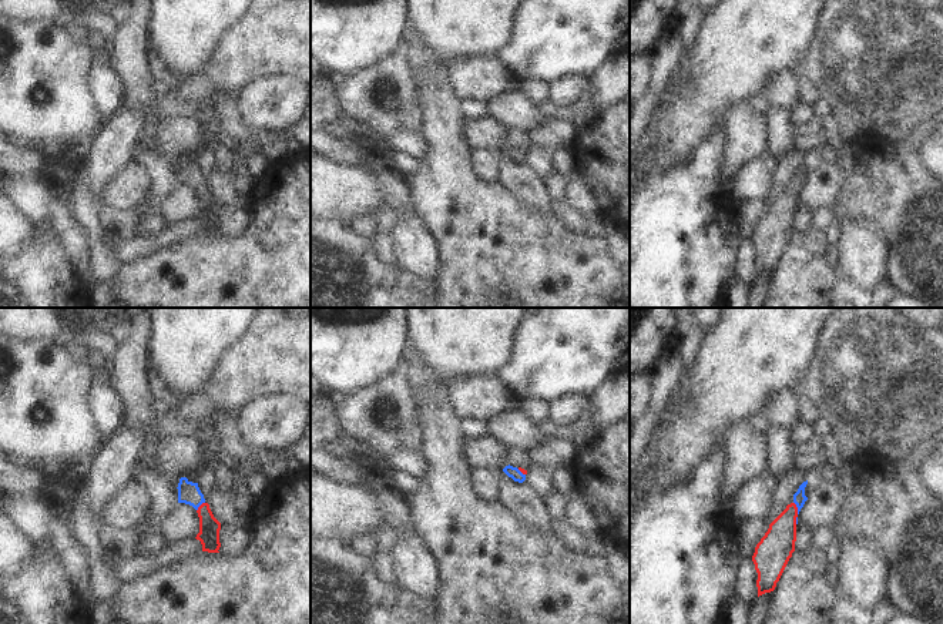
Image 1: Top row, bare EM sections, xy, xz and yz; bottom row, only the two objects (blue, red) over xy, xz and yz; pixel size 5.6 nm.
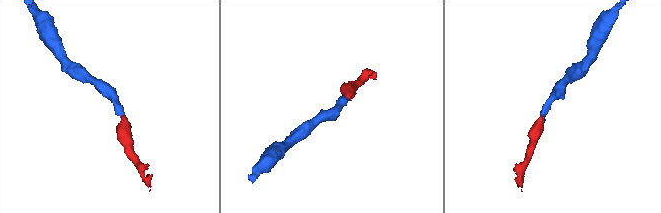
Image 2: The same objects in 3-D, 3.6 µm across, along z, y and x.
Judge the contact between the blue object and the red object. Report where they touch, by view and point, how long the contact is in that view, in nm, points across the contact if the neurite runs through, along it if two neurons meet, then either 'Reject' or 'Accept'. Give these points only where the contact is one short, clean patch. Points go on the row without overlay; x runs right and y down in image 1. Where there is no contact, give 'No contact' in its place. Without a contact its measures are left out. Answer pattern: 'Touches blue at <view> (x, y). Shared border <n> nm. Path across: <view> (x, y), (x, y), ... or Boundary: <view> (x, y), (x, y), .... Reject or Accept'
Touches blue at yz (796, 187). Shared border 80 nm. Path across: yz (799, 178), (796, 187), (791, 193), (778, 224). Accept.

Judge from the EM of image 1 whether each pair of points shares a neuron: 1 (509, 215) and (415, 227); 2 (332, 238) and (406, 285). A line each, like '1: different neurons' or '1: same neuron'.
1: different neurons
2: same neuron

